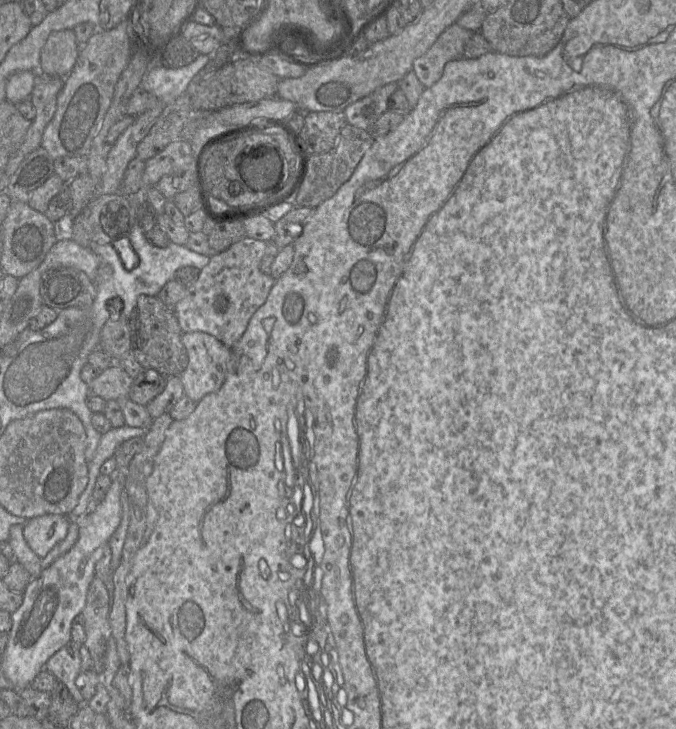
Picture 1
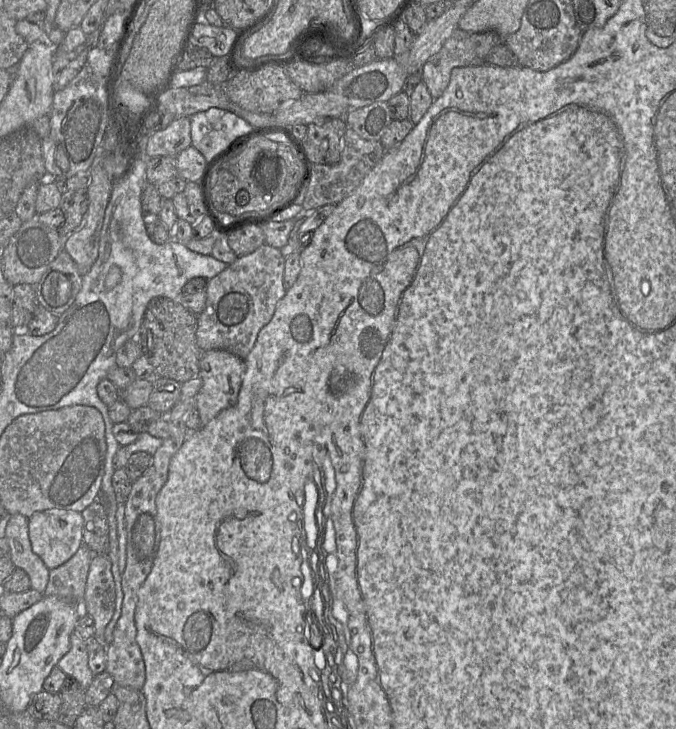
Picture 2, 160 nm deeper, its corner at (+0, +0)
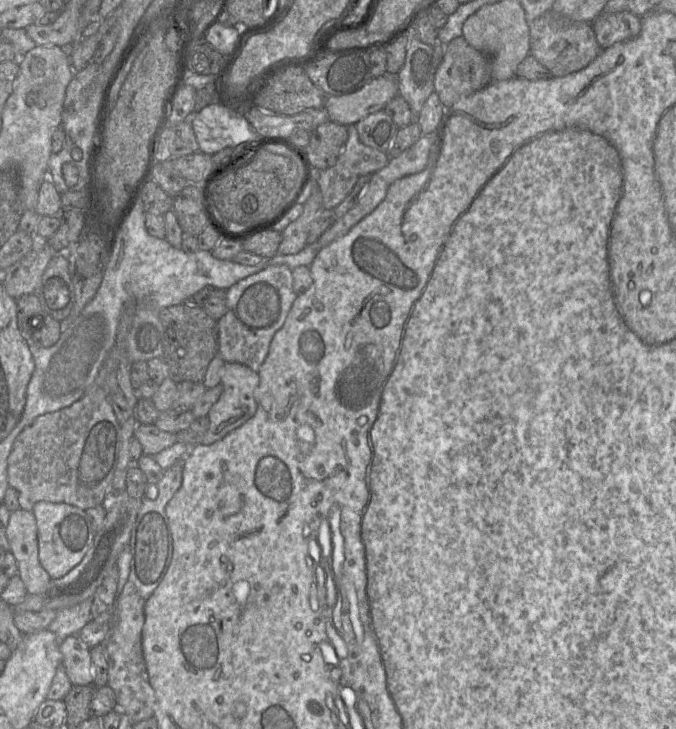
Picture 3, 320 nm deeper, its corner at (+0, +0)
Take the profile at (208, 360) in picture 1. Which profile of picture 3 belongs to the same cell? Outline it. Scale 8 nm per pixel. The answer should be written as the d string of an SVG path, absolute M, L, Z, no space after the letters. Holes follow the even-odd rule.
M226 362L220 370L223 391L216 403L208 413L209 428L202 434L197 434L189 429L176 433L178 442L194 445L210 445L224 438L234 429L243 425L252 418L257 411L257 403L254 392L259 385L260 379L257 372L240 363Z

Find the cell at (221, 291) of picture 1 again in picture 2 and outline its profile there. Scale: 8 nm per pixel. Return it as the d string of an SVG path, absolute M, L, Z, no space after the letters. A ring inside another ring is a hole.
M263 244L252 253L239 256L226 269L208 280L205 309L197 316L197 344L202 351L221 349L245 359L258 333L270 322L278 302L285 296L285 256L281 250Z

